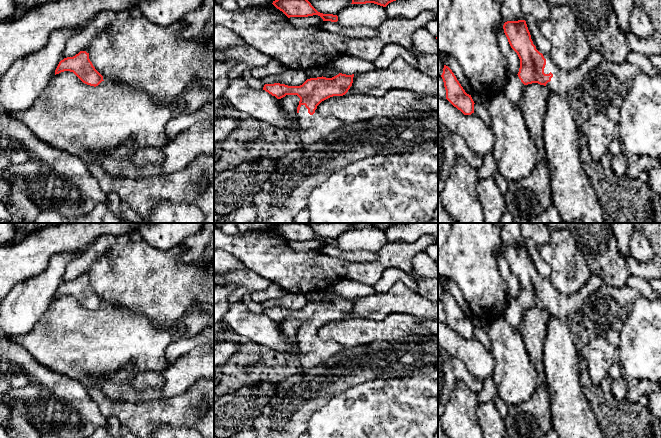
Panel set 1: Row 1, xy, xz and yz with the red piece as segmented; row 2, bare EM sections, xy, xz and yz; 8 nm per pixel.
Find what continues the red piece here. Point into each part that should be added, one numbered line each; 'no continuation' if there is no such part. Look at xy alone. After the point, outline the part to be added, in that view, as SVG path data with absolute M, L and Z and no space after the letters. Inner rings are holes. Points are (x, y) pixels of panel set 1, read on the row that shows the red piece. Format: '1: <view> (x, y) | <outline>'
no continuation

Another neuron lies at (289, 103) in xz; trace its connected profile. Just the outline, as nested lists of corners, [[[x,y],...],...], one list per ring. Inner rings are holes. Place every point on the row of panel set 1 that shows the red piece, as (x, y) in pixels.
[[[286,95],[285,97],[278,100],[281,108],[288,116],[297,118],[297,107],[300,101],[300,98],[297,95]]]

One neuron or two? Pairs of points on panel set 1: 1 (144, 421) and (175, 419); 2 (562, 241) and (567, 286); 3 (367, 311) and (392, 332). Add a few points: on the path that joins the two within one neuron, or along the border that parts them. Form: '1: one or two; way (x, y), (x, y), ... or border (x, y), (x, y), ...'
1: one; way (152, 419), (167, 419)
2: one; way (562, 252), (565, 258), (565, 275)
3: two; border (400, 312), (391, 312), (379, 320), (355, 318)

